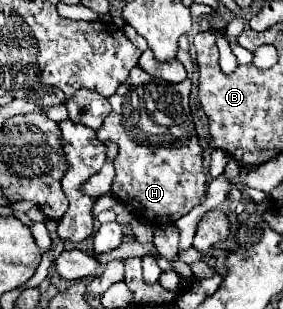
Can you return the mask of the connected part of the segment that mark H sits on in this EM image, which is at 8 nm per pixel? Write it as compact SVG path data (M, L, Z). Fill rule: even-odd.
M141 67L131 69L127 81L109 97L111 113L97 131L99 141L113 141L119 147L113 159L115 179L111 191L131 205L135 217L149 223L173 223L205 197L203 149L189 111L191 81L177 85L155 79Z

